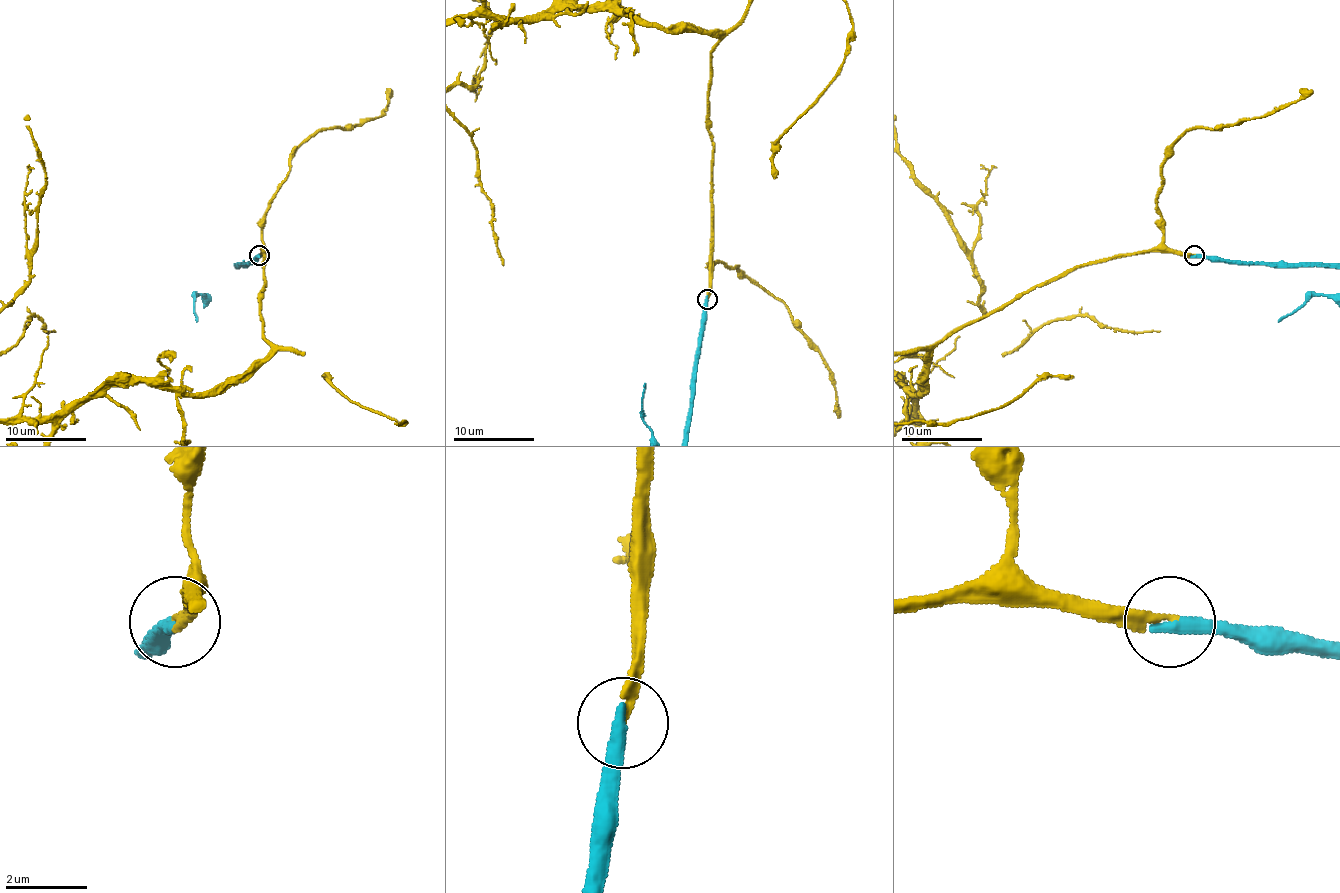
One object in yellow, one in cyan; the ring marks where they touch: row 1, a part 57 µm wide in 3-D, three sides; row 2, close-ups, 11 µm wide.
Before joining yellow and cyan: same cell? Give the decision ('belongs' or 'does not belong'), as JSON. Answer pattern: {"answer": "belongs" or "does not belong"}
{"answer": "belongs"}

